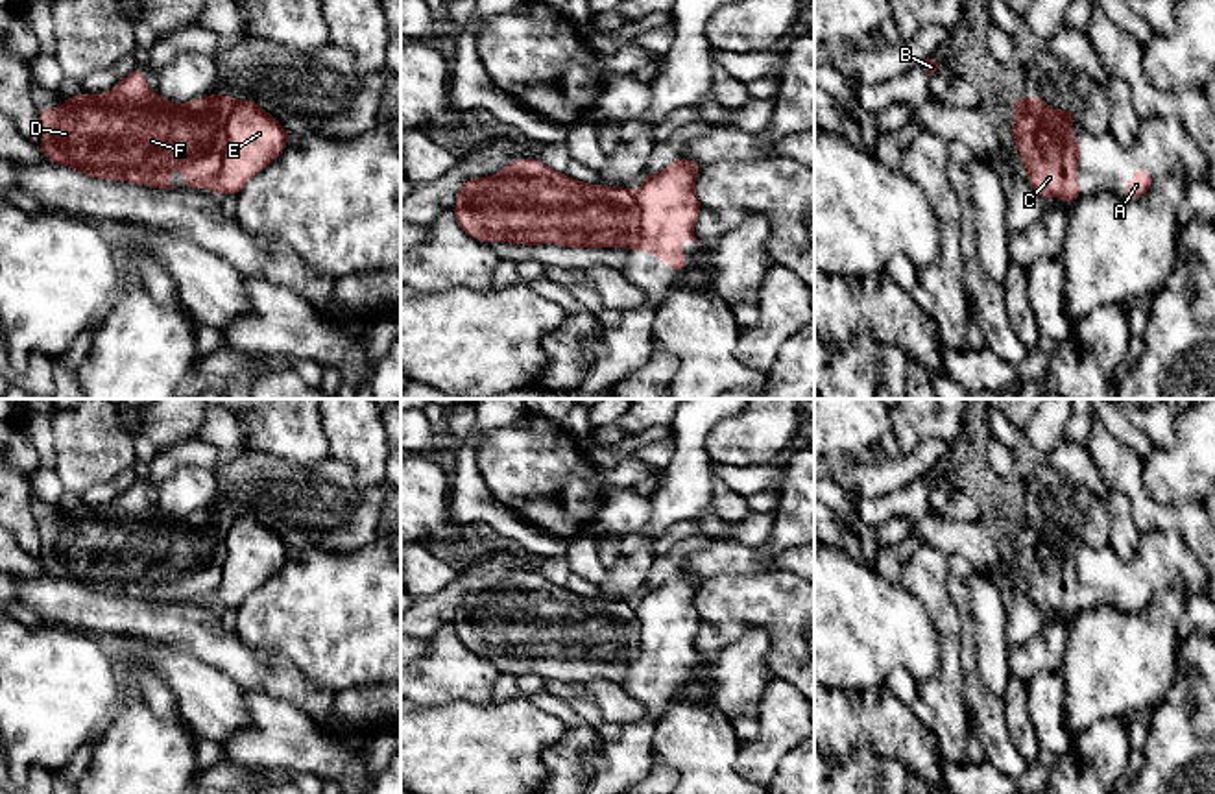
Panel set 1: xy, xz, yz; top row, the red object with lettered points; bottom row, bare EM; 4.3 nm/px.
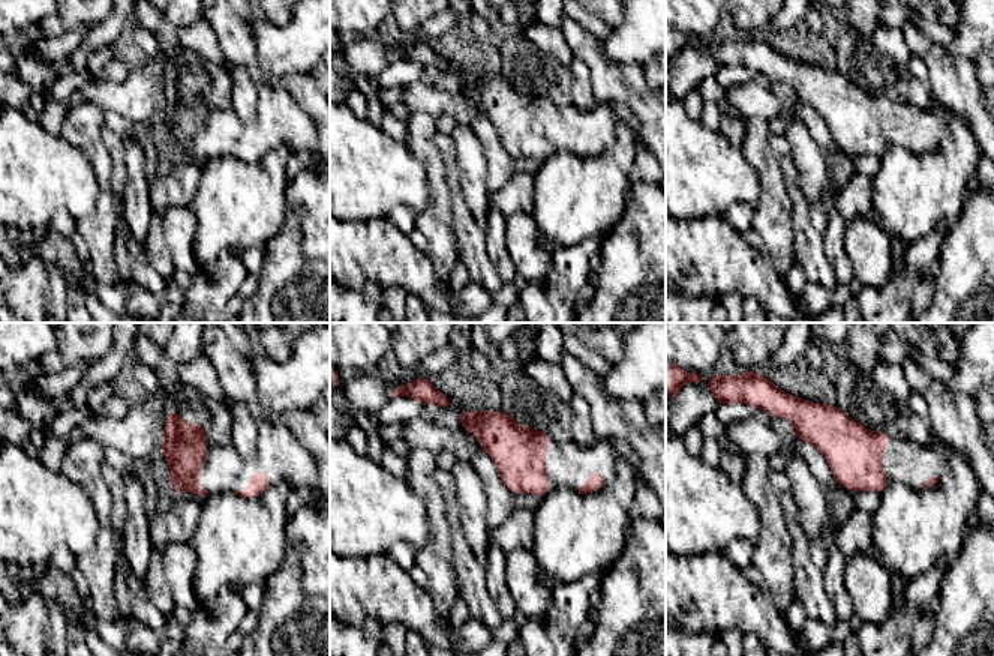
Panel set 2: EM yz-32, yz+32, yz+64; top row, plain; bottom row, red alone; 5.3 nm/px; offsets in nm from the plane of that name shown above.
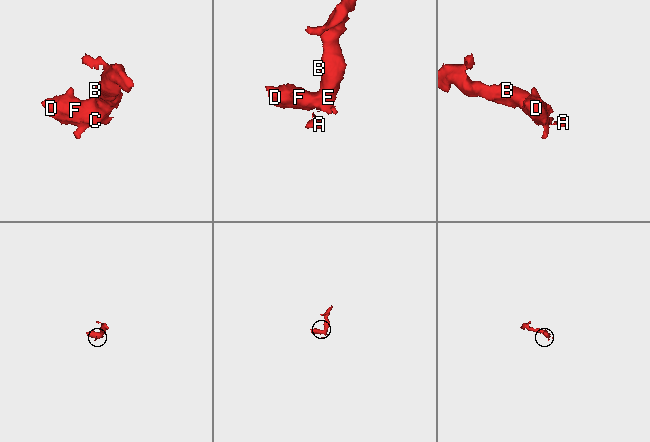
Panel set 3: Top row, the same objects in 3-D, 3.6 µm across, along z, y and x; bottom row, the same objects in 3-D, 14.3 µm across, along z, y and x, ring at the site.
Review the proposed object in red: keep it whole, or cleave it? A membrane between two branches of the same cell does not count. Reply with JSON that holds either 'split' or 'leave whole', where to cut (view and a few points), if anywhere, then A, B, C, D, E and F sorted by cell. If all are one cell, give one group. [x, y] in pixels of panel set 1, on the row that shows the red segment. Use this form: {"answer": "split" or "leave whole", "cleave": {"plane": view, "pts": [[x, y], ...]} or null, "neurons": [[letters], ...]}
{"answer": "split", "cleave": {"plane": "xy", "pts": [[235, 100], [226, 120], [224, 161], [211, 187]]}, "neurons": [["A", "B", "C", "E"], ["D", "F"]]}

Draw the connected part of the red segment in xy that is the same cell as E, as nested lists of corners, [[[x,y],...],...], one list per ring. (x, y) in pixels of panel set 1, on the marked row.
[[[235,100],[225,135],[223,162],[212,186],[220,196],[238,196],[251,177],[286,150],[290,138],[255,100]]]

